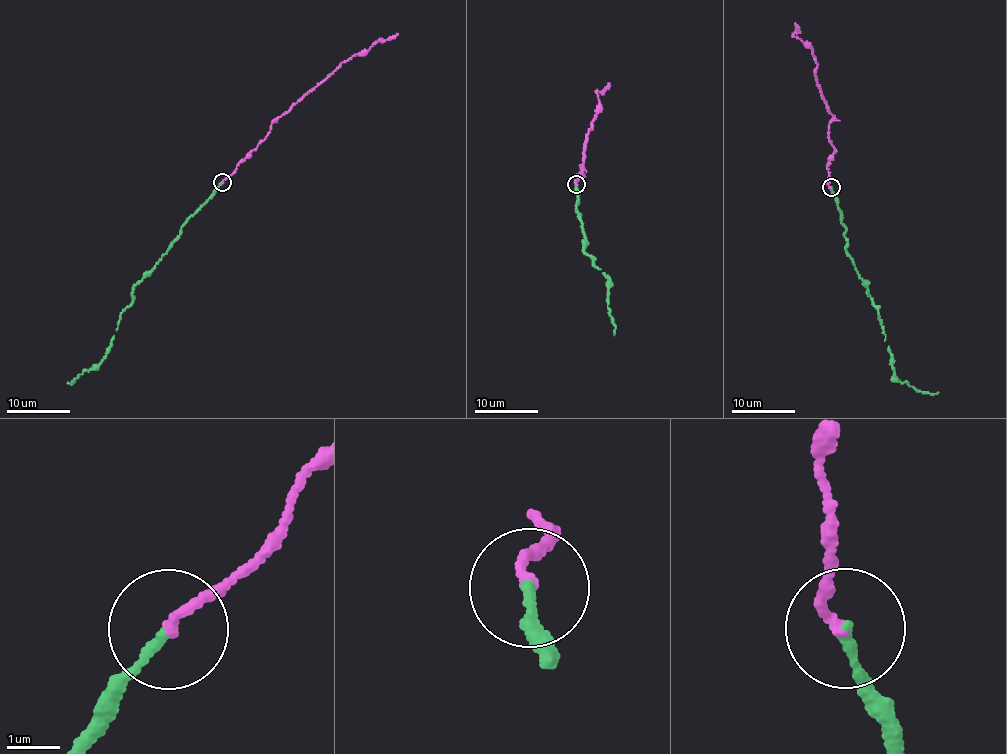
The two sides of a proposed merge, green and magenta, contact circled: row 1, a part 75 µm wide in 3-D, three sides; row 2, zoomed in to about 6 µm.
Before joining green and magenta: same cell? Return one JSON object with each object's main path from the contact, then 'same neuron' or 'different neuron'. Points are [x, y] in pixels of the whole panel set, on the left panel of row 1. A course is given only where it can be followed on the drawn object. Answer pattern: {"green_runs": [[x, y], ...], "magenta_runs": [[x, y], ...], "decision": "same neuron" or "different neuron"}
{"green_runs": [[222, 181], [186, 221], [151, 272], [136, 284], [132, 304], [121, 312], [106, 356], [67, 382]], "magenta_runs": [[222, 181], [266, 139], [277, 118], [298, 100], [352, 56], [398, 33]], "decision": "same neuron"}

